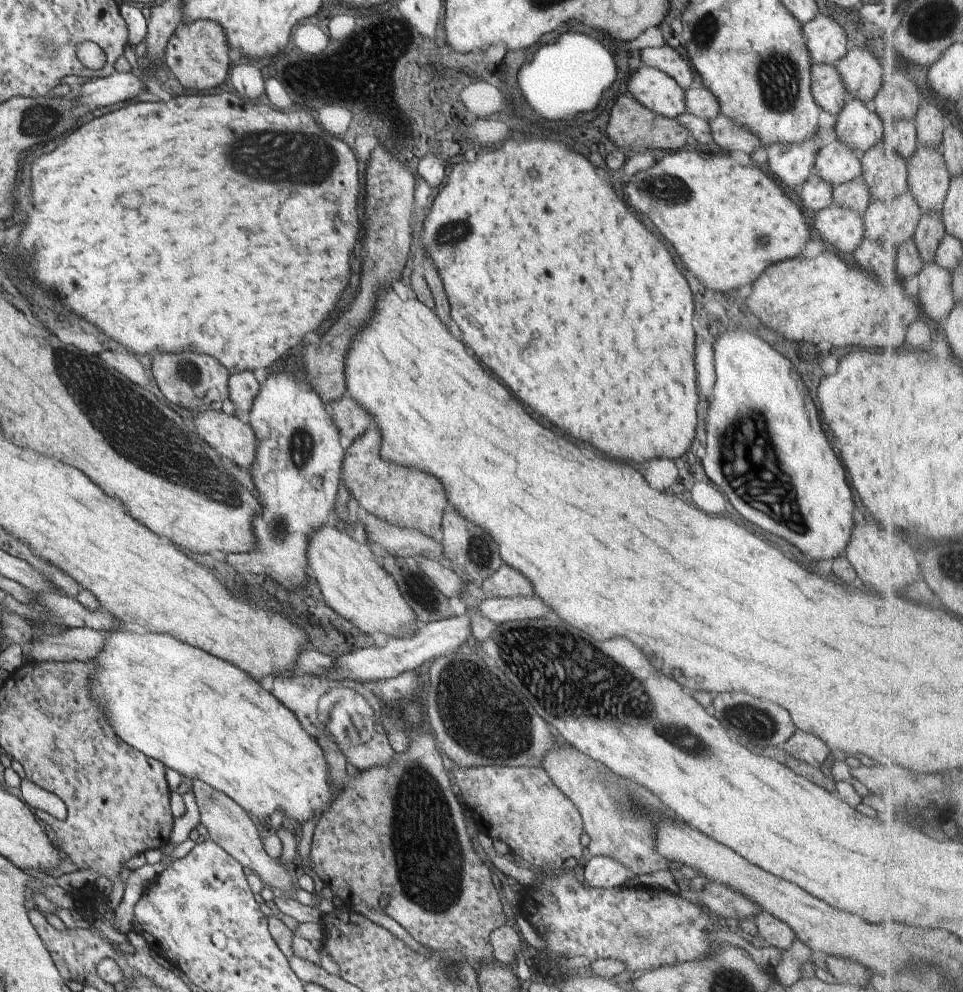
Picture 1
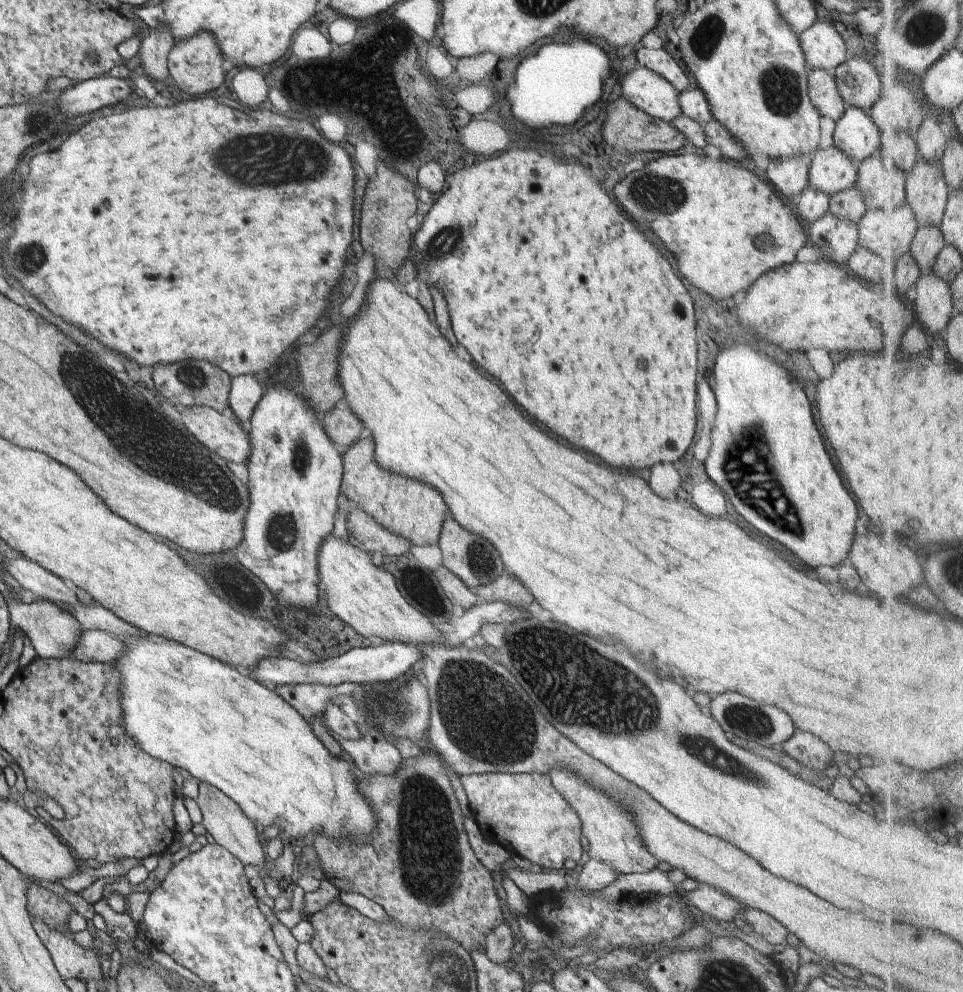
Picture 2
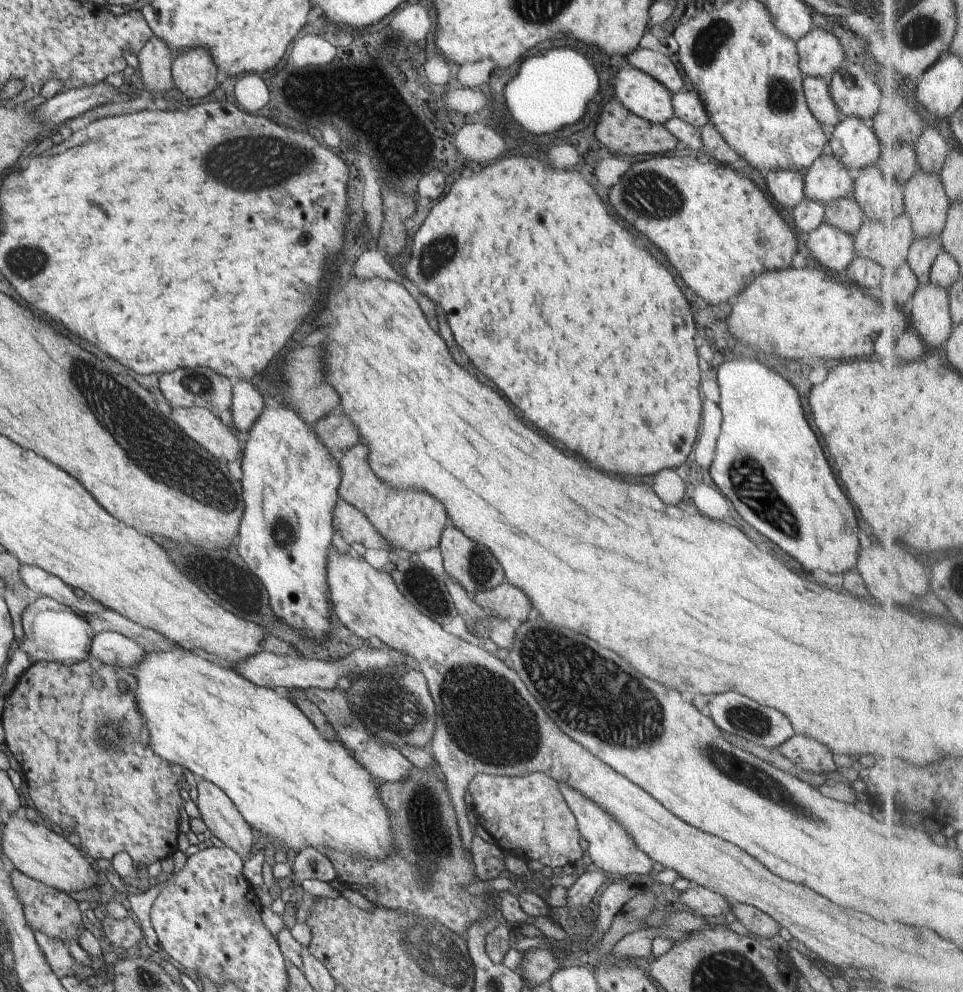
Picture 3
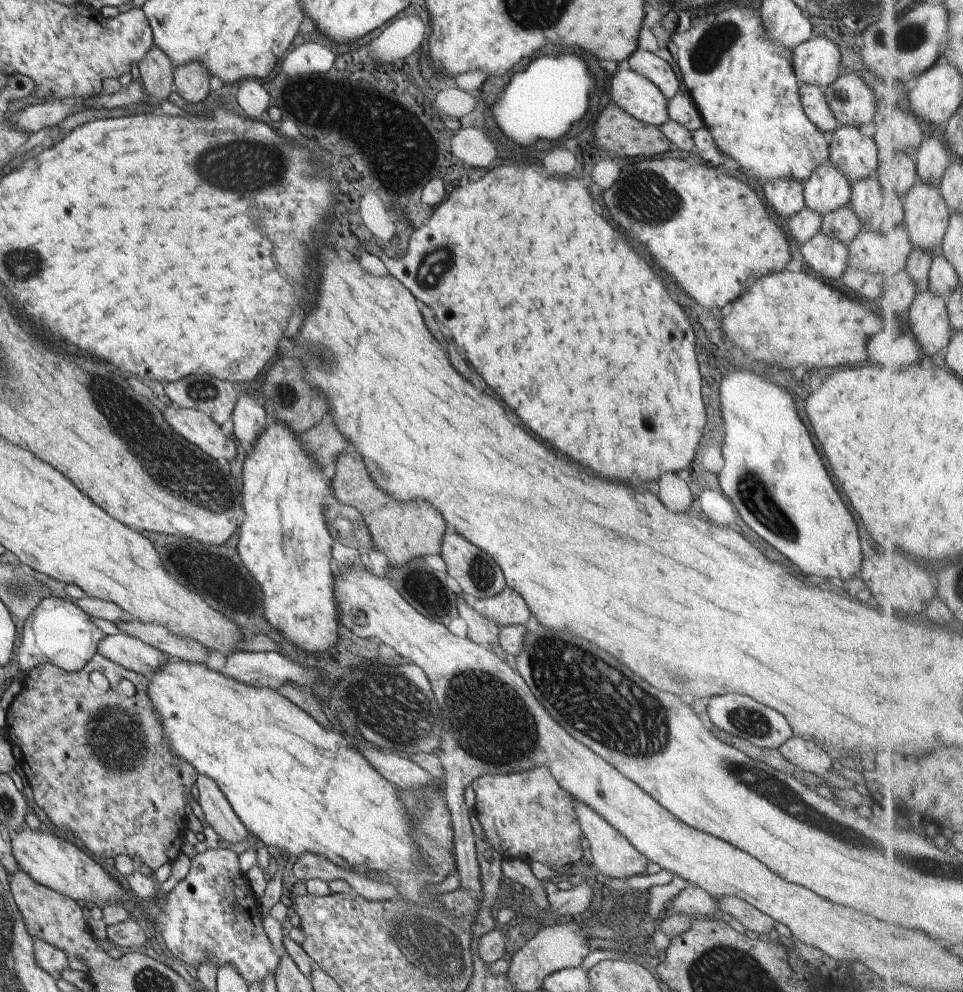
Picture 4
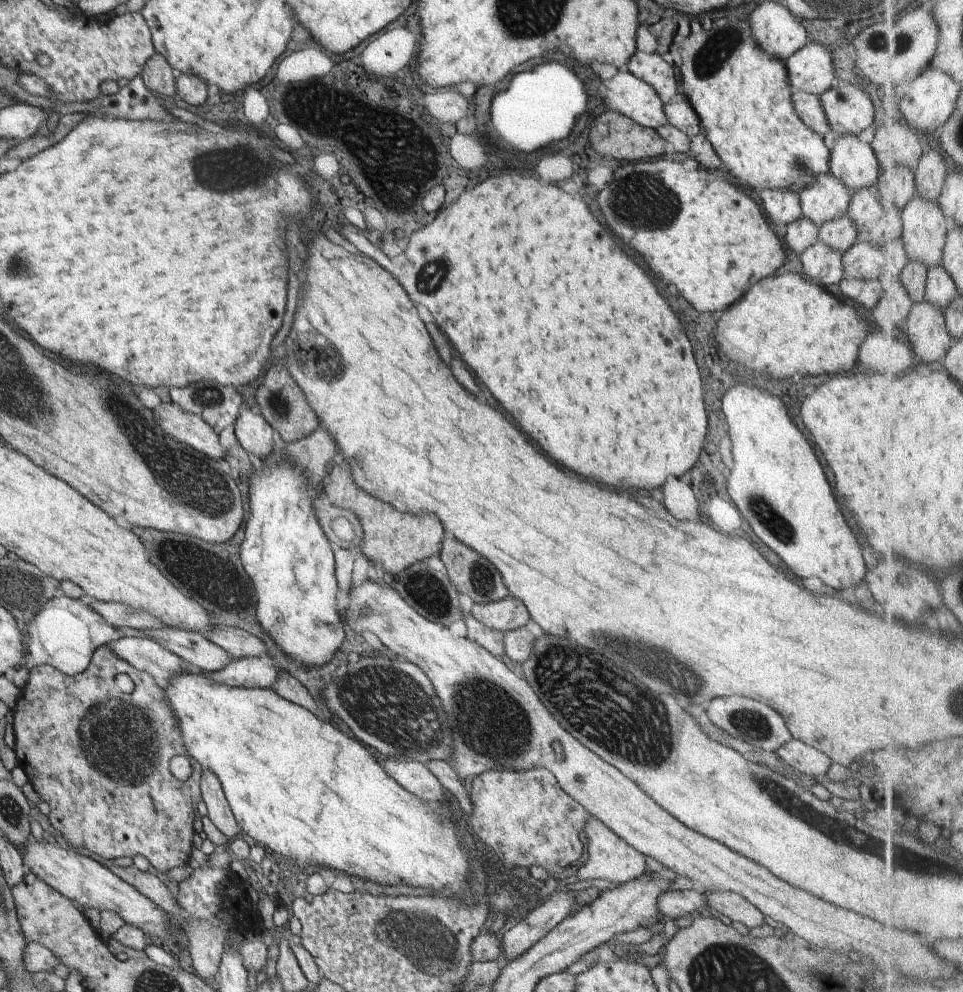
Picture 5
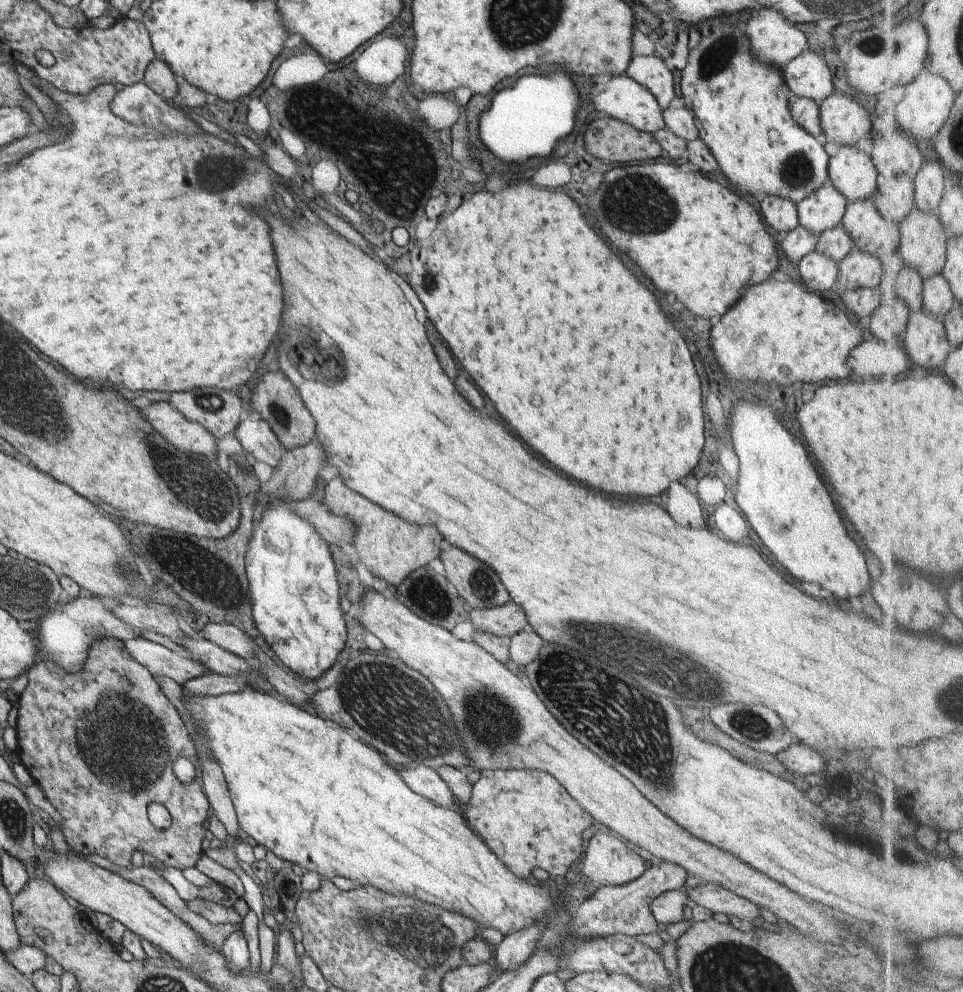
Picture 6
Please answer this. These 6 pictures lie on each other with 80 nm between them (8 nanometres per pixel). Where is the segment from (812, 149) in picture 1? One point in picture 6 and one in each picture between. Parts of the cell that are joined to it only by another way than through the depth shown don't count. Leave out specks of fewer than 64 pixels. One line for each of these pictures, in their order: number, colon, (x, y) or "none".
2: (790, 176)
3: (787, 187)
4: (786, 196)
5: (782, 207)
6: (780, 214)

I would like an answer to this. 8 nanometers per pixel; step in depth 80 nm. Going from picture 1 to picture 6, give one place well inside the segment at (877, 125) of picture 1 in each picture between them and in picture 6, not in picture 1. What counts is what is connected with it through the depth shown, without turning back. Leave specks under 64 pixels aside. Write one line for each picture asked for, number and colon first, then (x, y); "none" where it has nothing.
2: (856, 134)
3: (854, 143)
4: (853, 152)
5: (852, 161)
6: (851, 171)

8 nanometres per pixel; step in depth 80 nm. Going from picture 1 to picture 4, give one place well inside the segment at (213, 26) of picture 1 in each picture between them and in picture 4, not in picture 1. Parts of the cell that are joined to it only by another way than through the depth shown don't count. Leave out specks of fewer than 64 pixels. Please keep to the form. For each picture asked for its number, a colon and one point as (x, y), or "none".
2: (195, 64)
3: (194, 72)
4: (192, 81)

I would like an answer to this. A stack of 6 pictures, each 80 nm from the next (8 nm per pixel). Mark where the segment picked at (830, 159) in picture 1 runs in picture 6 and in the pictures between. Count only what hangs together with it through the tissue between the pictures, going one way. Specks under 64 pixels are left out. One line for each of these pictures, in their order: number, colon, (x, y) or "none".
2: (830, 171)
3: (826, 181)
4: (827, 190)
5: (827, 199)
6: (822, 210)

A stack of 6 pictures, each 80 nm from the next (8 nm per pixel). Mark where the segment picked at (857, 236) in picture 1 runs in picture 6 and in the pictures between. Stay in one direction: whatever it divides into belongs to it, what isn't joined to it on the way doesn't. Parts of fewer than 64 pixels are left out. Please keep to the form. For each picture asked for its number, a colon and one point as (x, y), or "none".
2: (836, 239)
3: (831, 248)
4: (828, 257)
5: (824, 266)
6: (819, 272)

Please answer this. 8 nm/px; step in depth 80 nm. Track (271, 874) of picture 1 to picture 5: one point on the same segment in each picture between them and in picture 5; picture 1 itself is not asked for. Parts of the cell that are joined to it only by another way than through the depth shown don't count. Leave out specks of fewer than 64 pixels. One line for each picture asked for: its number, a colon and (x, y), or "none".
2: (223, 818)
3: (218, 812)
4: (217, 810)
5: (219, 811)

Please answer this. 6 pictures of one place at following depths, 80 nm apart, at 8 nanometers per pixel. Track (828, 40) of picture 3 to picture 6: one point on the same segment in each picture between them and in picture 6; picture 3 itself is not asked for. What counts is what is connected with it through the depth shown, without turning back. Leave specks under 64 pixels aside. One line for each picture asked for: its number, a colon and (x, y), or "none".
4: (816, 62)
5: (810, 69)
6: (807, 76)

